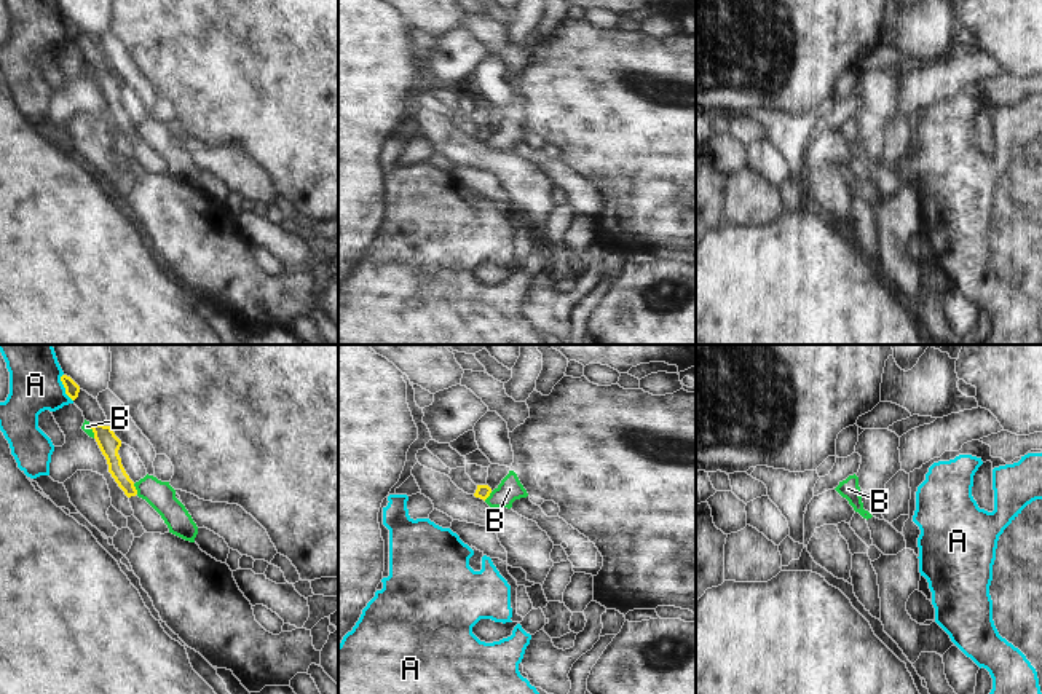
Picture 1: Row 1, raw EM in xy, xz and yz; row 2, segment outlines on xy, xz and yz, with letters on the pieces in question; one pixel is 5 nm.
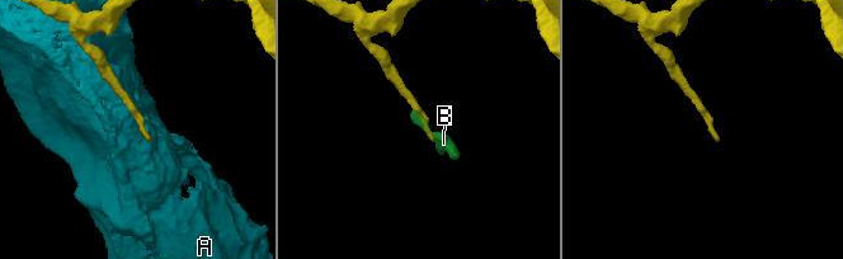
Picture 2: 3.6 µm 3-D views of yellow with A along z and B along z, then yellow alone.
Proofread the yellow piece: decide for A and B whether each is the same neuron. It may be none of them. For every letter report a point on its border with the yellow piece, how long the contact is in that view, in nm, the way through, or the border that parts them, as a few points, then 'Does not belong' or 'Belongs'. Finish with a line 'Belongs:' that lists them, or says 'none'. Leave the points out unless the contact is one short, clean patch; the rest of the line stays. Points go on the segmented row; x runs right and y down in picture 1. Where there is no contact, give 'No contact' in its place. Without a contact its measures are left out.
A: Touches yellow at xy (64, 386). Shared border 150 nm. Does not belong
B: Touches yellow at xy (134, 488). Shared border 60 nm. Boundary: xy (133, 484), (138, 493). Does not belong
Belongs: none

